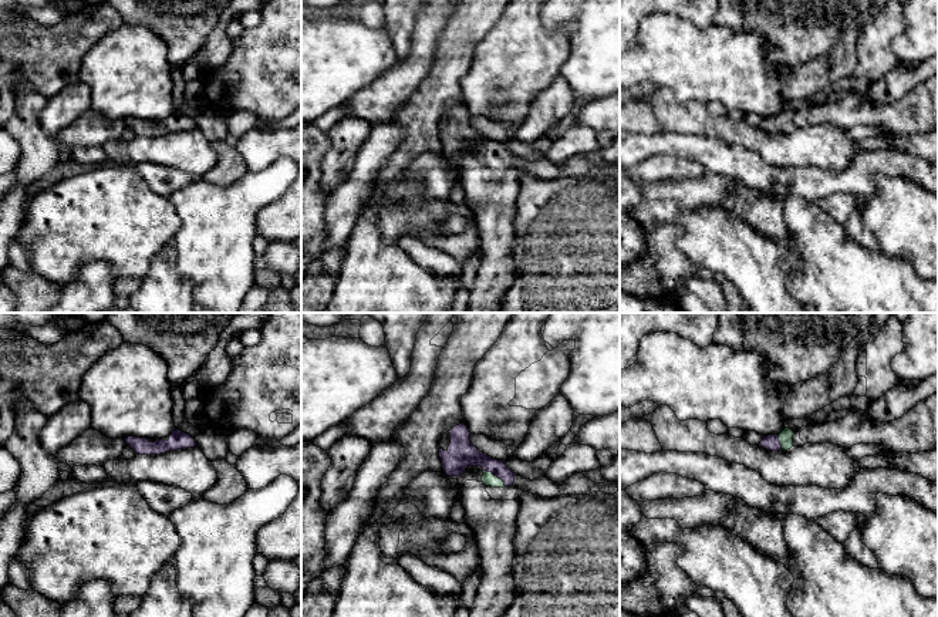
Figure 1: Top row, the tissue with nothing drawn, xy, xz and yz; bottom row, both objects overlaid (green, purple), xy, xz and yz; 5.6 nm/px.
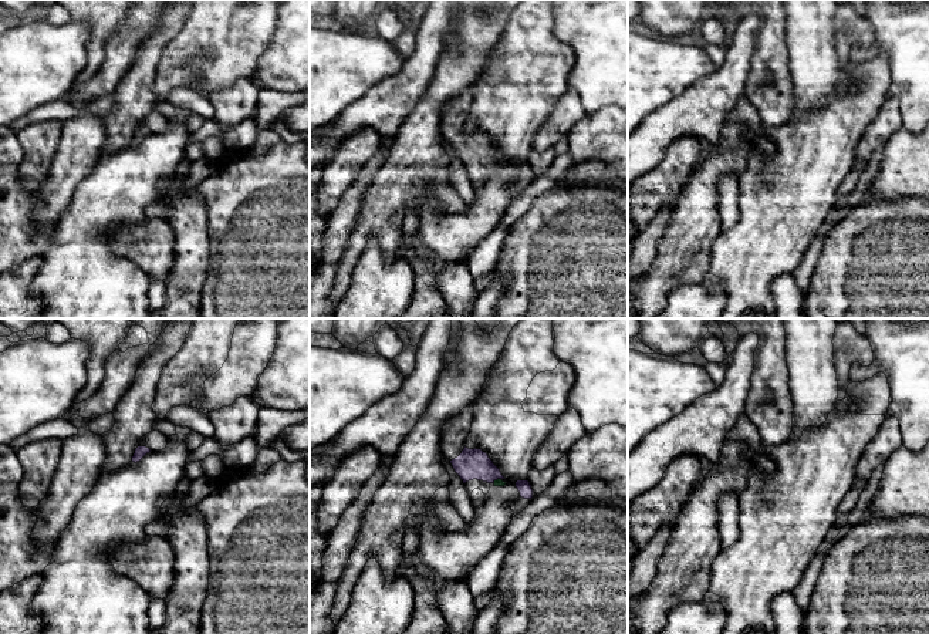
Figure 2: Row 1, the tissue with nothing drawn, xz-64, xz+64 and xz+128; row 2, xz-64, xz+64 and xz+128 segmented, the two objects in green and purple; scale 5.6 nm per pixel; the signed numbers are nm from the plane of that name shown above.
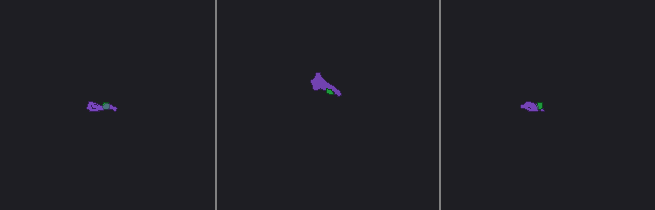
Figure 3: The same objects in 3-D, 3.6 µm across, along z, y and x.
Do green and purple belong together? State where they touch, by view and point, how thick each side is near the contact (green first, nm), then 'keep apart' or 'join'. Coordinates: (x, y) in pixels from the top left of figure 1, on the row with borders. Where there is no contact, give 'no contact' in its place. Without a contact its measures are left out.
meets green in xz at (493, 475); 80 nm thick on the green side, 160 nm on the other; join

